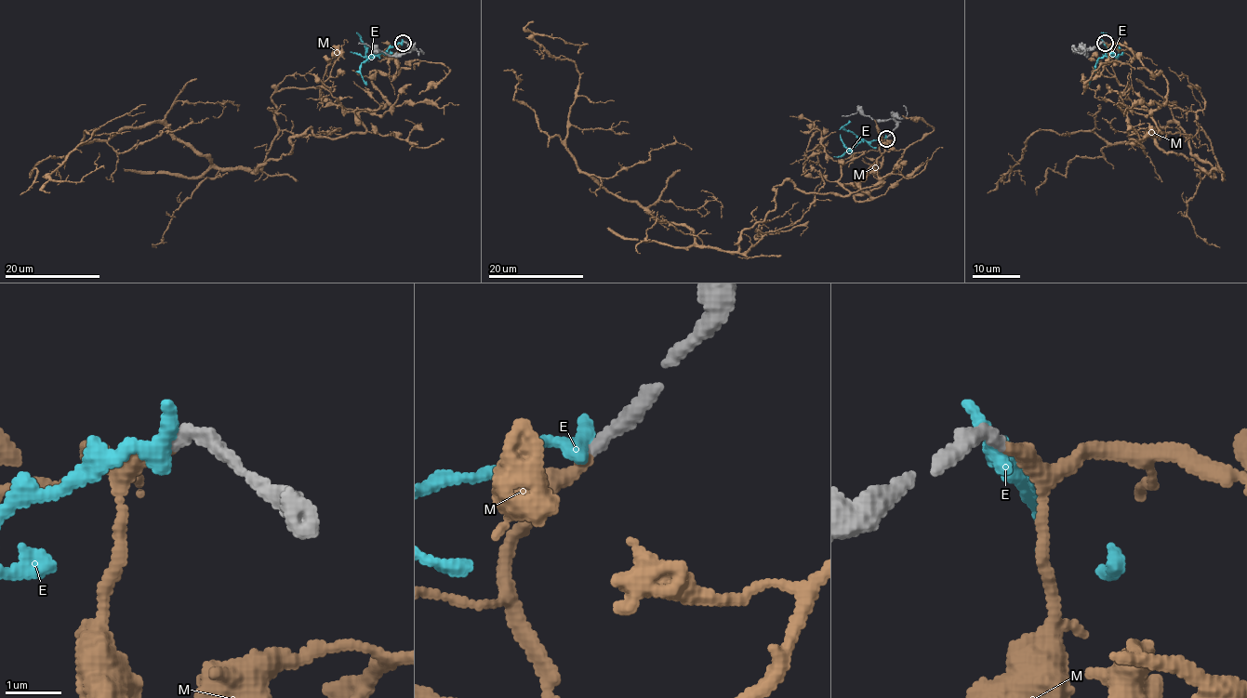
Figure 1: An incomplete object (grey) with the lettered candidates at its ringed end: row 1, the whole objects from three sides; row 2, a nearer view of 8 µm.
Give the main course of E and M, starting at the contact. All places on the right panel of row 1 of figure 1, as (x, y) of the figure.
E: (1103, 42), (1107, 52), (1115, 56), (1119, 54), (1114, 40), (1100, 32)
M: (1104, 43), (1162, 73), (1147, 134), (1217, 169), (1175, 123), (1112, 143), (1037, 130), (1006, 181), (1008, 152)

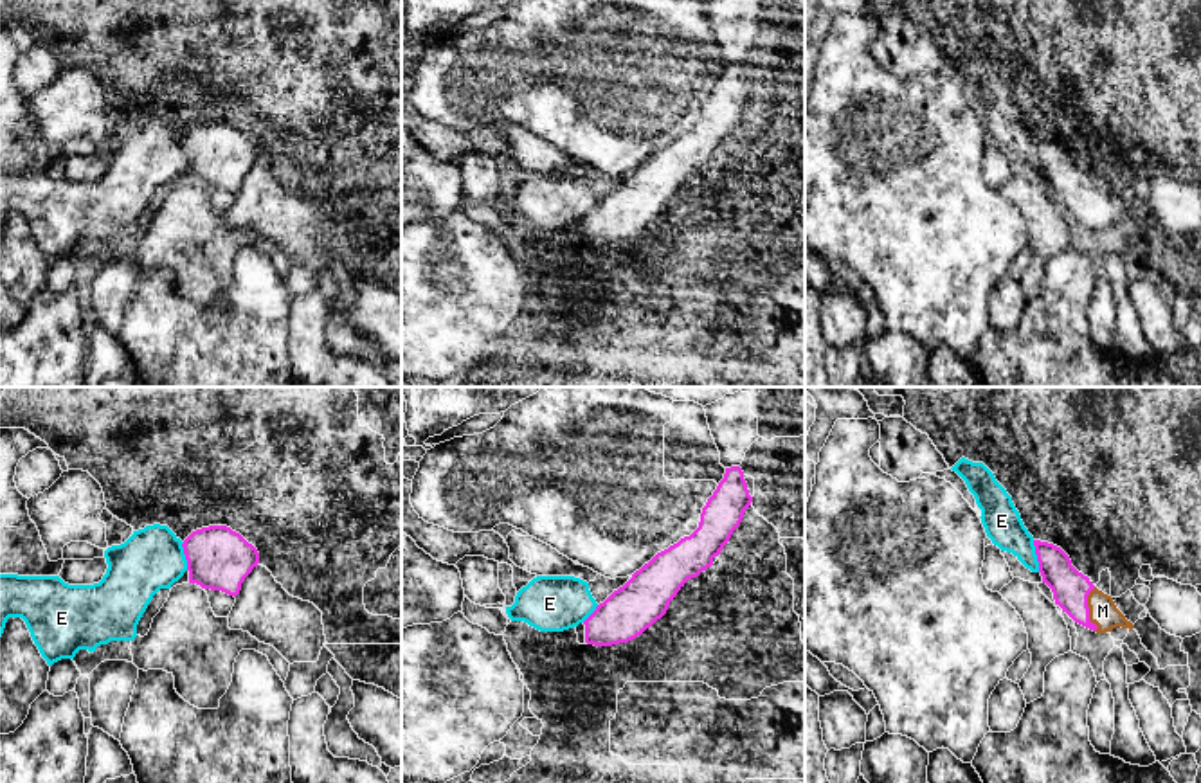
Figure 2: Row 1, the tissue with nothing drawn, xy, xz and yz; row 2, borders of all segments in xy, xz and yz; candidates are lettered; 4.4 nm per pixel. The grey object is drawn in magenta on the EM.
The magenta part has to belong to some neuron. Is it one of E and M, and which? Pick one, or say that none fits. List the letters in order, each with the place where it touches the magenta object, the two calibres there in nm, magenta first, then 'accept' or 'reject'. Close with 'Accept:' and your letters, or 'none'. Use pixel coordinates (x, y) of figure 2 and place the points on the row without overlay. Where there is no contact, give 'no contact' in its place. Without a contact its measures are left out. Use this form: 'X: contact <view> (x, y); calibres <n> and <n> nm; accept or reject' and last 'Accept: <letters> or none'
E: contact yz (1038, 153); calibres 160 and 170 nm; reject
M: contact yz (1088, 206); calibres 160 and 130 nm; accept
Accept: M

